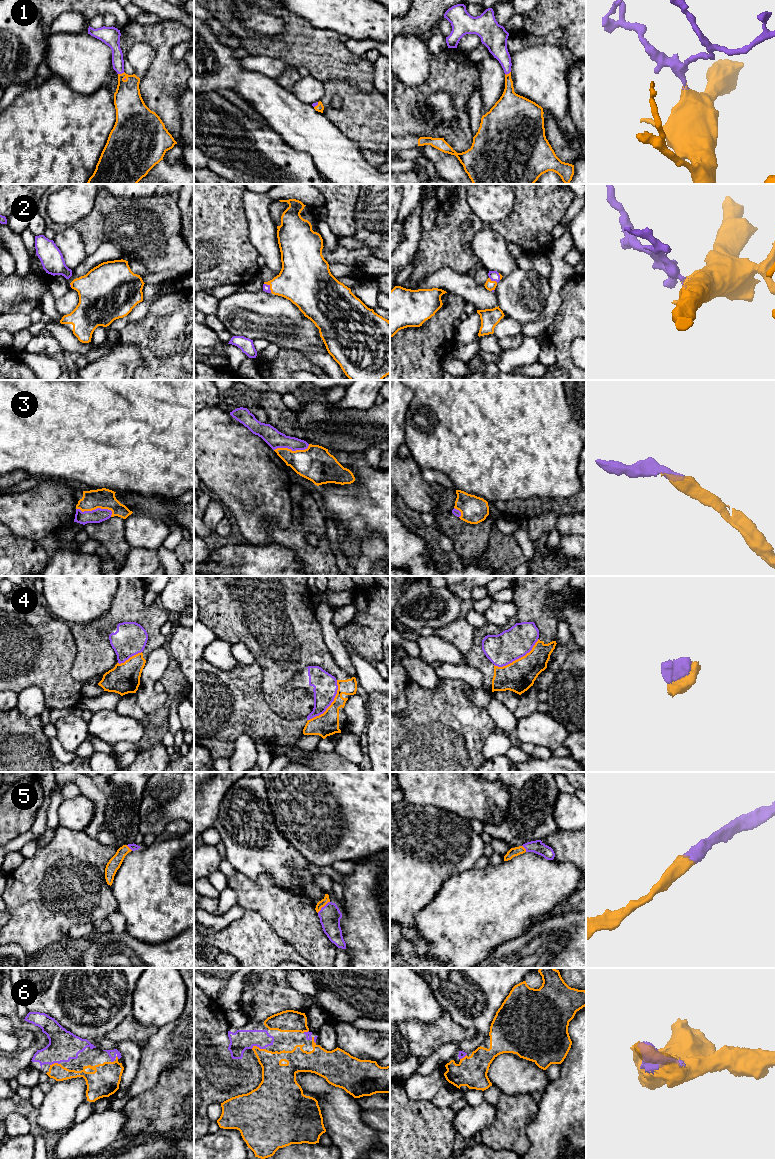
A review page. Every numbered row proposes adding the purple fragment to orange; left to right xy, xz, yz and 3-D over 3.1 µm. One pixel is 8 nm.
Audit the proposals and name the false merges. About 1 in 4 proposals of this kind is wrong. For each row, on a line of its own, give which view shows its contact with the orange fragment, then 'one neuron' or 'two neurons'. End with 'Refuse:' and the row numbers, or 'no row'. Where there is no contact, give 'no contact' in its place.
1: xy | one neuron
2: yz | one neuron
3: xy | one neuron
4: xz | two neurons
5: xz | one neuron
6: xz | one neuron
Refuse: 4

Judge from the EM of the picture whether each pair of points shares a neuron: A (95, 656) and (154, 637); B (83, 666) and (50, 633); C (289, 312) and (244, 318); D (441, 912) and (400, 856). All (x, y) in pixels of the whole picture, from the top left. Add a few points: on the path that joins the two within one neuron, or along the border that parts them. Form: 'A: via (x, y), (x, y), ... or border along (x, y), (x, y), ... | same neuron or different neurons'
A: via (101, 635), (103, 629), (116, 616), (139, 616) | same neuron
B: border along (72, 635), (75, 658), (70, 674), (78, 681) | different neurons
C: via (278, 310), (255, 310) | same neuron
D: border along (431, 900), (414, 916) | different neurons

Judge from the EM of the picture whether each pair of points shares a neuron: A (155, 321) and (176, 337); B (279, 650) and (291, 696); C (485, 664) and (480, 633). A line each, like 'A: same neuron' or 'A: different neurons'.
A: same neuron
B: same neuron
C: same neuron

